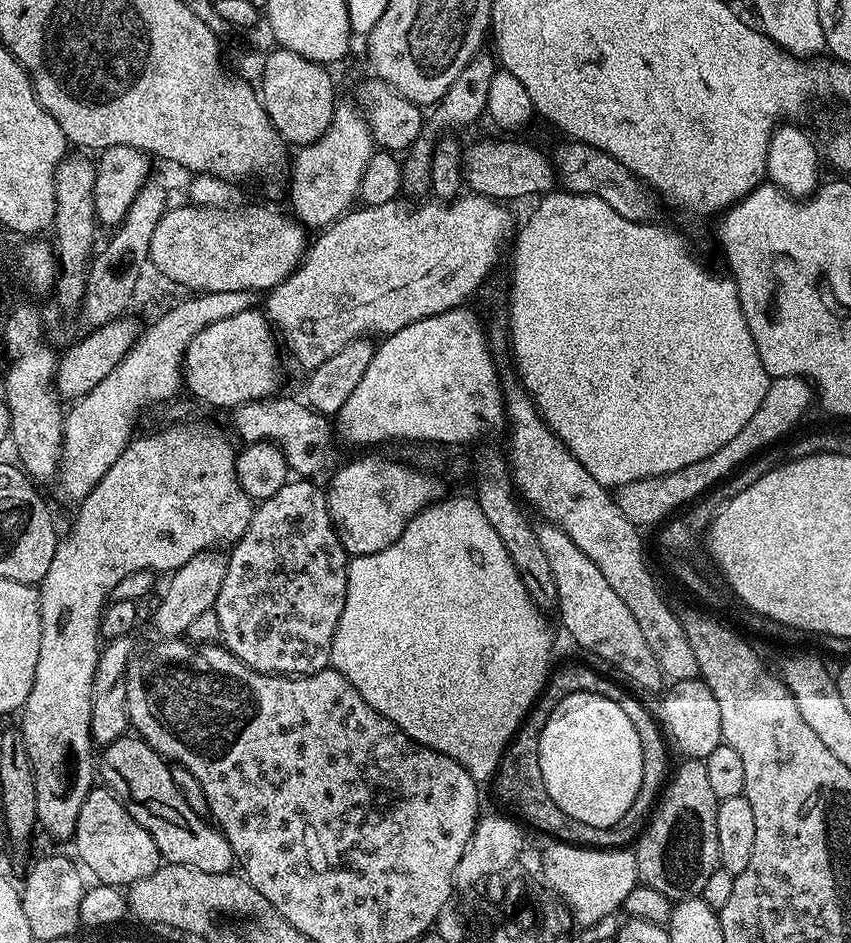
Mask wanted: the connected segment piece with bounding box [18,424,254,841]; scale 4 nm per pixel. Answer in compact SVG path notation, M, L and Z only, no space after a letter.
M176 424L173 428L164 428L161 432L156 432L153 436L137 435L126 446L126 450L122 450L122 454L118 458L118 462L114 462L114 466L110 466L110 470L106 470L106 474L94 486L94 490L90 490L90 494L79 501L76 512L76 521L72 524L72 529L68 532L68 537L61 539L56 548L53 562L48 567L46 576L38 585L39 591L39 616L42 622L42 634L39 638L39 654L38 663L35 666L34 686L30 690L30 698L26 698L24 707L19 713L18 727L24 736L26 742L26 750L30 754L30 762L34 770L34 786L38 790L38 810L36 811L36 823L41 829L44 828L56 840L71 841L76 834L78 826L78 813L82 810L82 802L86 802L86 798L92 792L94 787L94 752L92 756L92 748L94 749L94 741L92 738L92 691L94 690L94 682L96 681L96 667L100 661L100 653L102 648L102 640L100 637L100 617L109 603L109 596L114 586L118 586L118 582L122 582L122 578L126 578L126 574L134 574L135 572L150 571L157 574L171 574L177 568L181 568L186 562L190 562L190 558L194 558L199 552L207 552L213 546L231 546L237 540L242 538L242 534L250 526L252 521L252 513L254 511L254 501L246 494L246 490L242 490L242 486L238 482L238 474L236 473L236 453L237 449L232 448L232 444L215 428L212 424Z

